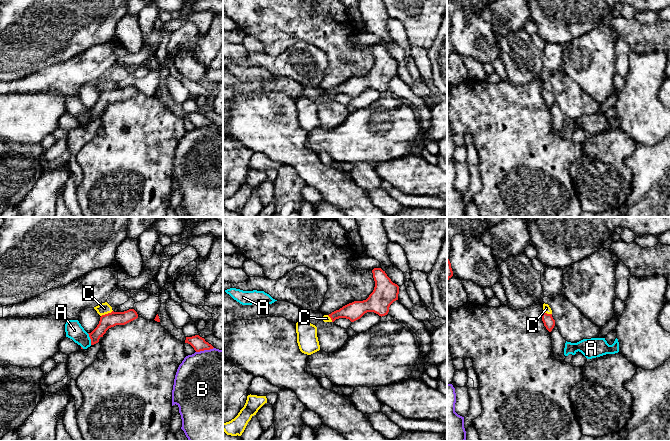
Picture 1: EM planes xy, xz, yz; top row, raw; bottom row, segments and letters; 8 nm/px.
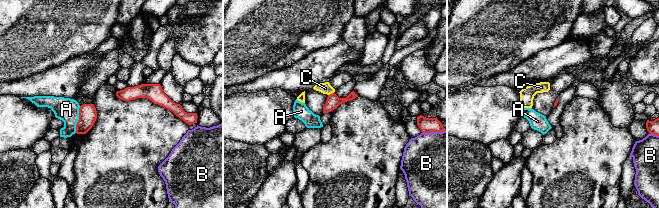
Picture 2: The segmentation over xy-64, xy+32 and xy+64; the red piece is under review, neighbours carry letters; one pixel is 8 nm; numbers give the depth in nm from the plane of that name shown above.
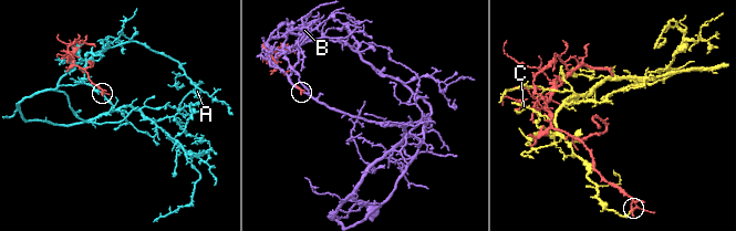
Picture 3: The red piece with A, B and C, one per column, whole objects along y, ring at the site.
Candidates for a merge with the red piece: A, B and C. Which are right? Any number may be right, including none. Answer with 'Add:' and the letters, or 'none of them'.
Add: none of them

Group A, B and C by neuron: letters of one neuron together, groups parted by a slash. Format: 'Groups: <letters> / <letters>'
Groups: A / B / C

